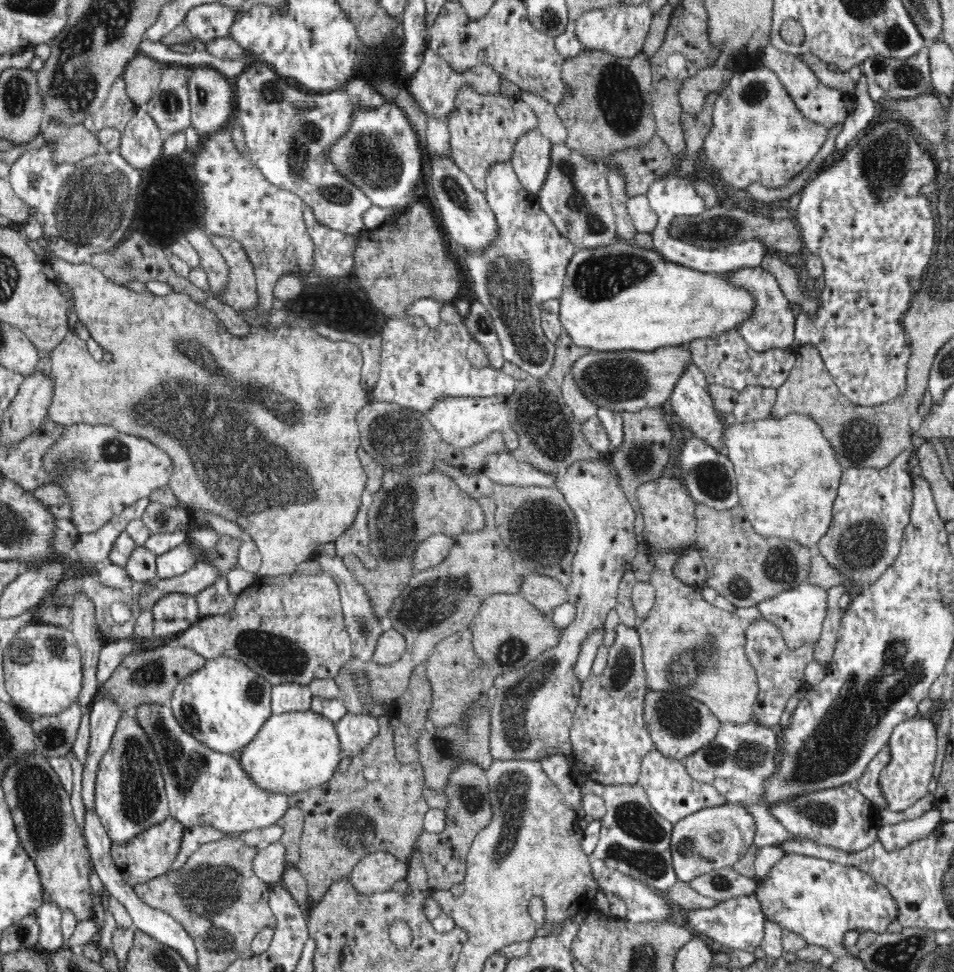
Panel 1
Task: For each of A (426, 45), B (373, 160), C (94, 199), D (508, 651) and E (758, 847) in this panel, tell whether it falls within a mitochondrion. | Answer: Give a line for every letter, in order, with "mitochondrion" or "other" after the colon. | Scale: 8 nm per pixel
A: other
B: mitochondrion
C: mitochondrion
D: mitochondrion
E: other

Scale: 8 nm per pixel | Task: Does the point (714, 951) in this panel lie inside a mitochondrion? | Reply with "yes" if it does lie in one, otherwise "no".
no

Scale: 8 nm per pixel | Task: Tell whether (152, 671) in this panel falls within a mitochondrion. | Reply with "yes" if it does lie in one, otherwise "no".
yes

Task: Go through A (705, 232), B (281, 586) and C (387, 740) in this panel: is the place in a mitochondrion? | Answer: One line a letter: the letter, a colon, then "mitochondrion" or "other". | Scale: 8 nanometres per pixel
A: mitochondrion
B: other
C: other

